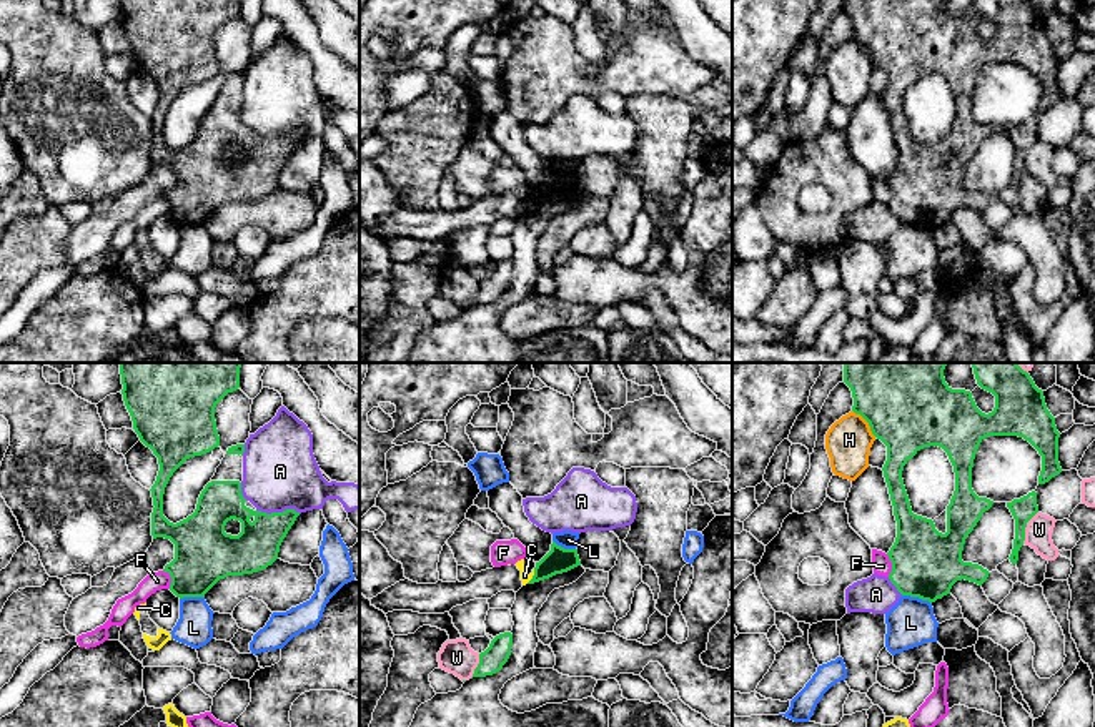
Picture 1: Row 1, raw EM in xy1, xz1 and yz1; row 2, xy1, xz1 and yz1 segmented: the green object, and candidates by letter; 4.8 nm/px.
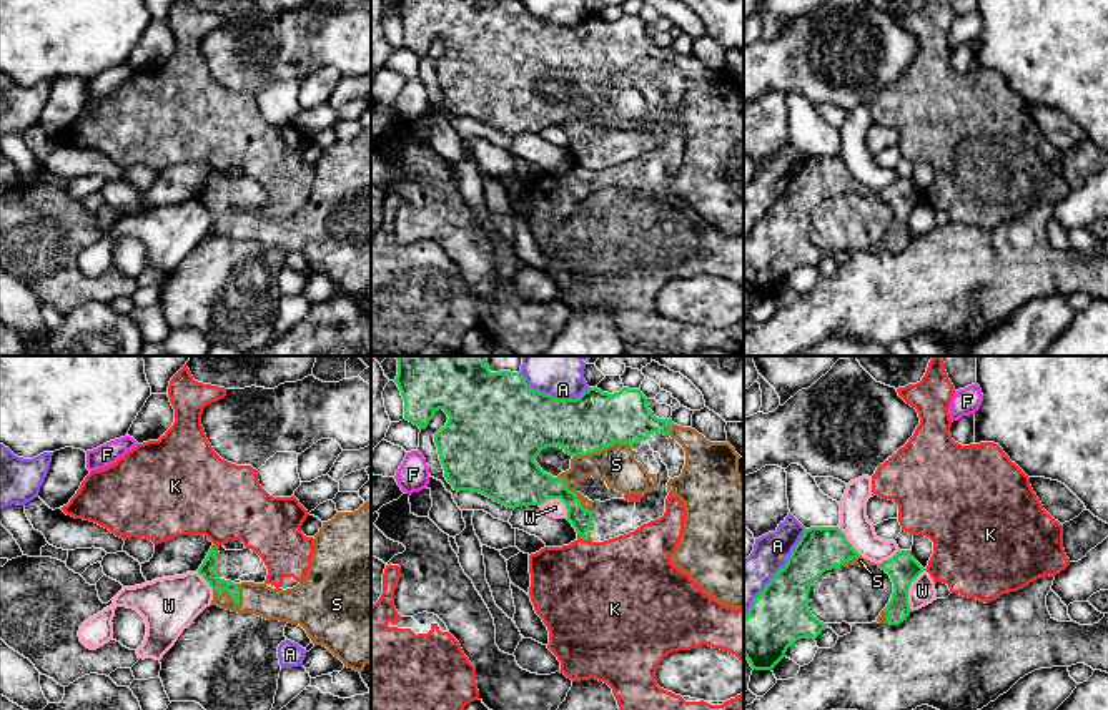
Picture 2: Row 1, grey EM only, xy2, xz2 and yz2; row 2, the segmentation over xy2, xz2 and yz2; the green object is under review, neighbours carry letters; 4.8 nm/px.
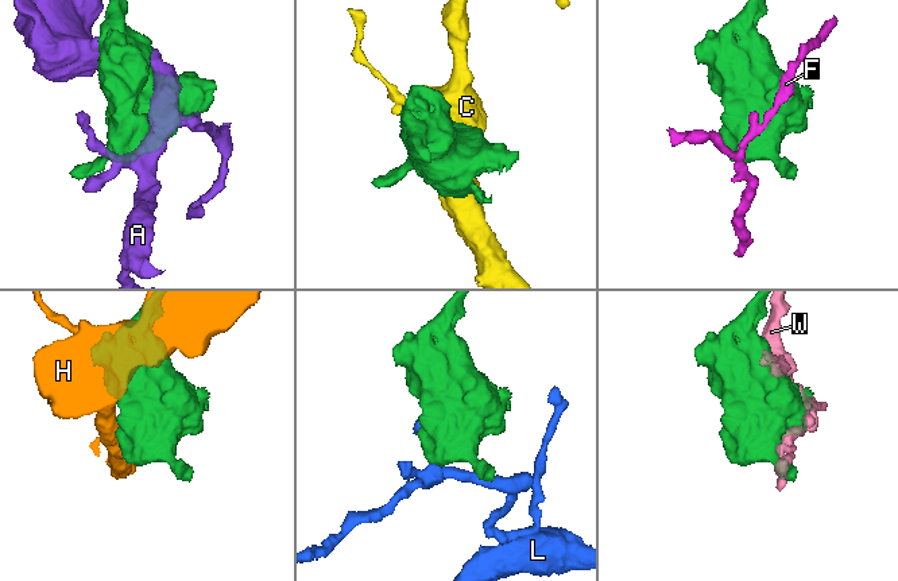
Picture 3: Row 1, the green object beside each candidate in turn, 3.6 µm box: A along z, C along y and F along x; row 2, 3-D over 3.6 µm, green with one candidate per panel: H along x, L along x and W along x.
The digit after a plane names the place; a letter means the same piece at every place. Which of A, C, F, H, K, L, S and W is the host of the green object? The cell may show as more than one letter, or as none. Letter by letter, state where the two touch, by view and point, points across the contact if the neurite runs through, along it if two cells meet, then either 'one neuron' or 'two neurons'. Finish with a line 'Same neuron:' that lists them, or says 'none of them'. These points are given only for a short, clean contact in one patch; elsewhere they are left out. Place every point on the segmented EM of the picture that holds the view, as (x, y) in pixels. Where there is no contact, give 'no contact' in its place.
A: meets green in yz2 at (776, 574); two neurons
C: meets green in xz1 at (533, 576); border along xz1 (535, 569), (535, 574), (526, 583); two neurons
F: meets green in yz1 at (892, 566); two neurons
H: meets green in yz1 at (867, 421); two neurons
K: meets green in xz2 at (584, 539); border along xz2 (581, 537), (586, 541); two neurons
L: meets green in yz1 at (917, 596); border along yz1 (902, 594), (926, 599), (931, 604); two neurons
S: meets green in xz2 at (601, 449); one neuron
W: meets green in yz2 at (909, 589); two neurons
Same neuron: S

